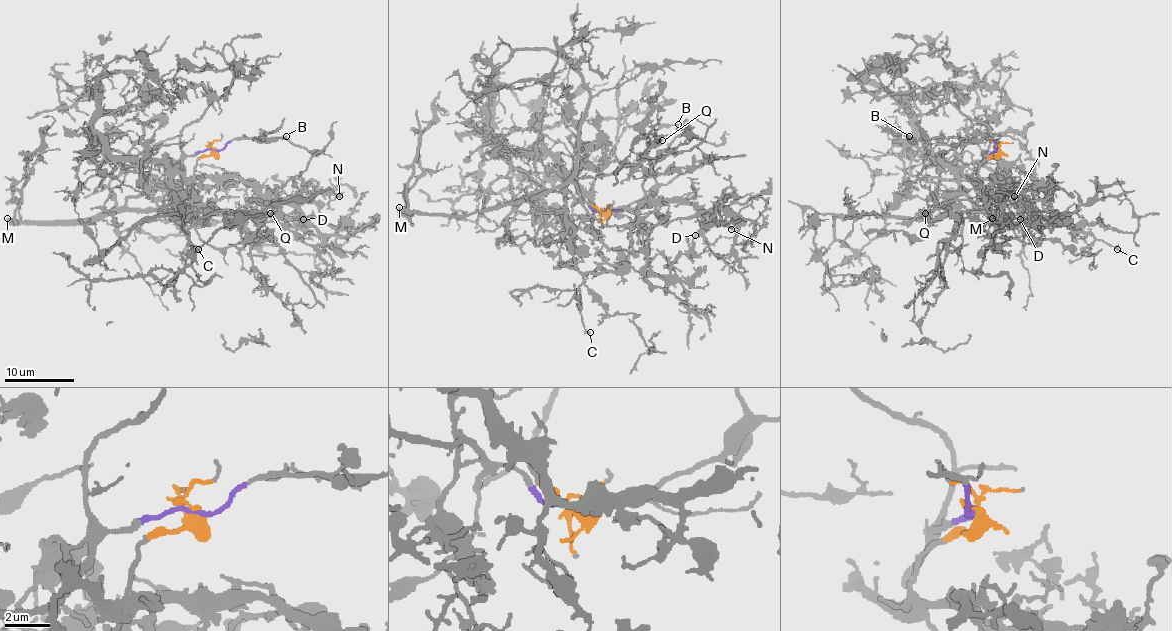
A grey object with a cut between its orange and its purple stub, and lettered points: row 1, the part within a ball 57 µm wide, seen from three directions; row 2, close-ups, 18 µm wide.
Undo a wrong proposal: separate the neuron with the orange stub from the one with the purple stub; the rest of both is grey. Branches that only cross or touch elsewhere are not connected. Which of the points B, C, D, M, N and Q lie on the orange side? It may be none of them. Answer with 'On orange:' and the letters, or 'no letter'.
On orange: C, D, N, Q

